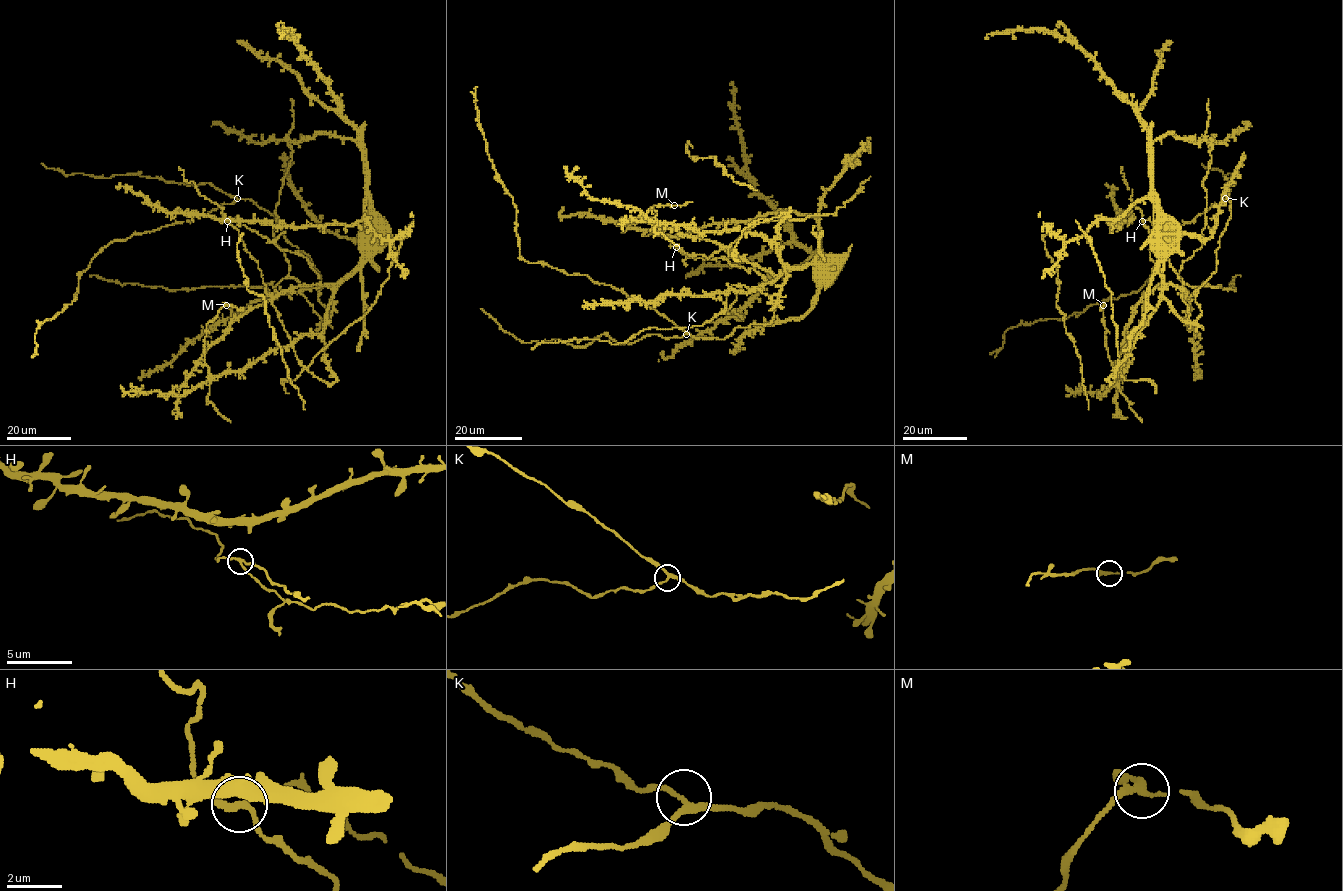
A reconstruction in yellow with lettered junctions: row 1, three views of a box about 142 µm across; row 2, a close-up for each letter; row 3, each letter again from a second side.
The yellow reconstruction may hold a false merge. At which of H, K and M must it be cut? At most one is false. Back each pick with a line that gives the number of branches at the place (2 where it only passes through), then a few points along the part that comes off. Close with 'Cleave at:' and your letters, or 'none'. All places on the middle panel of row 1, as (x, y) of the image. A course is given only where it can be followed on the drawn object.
H: 3 branches meet; foreign part runs (676, 246), (688, 257), (706, 260), (722, 257), (732, 265), (753, 268), (772, 284)
Cleave at: H

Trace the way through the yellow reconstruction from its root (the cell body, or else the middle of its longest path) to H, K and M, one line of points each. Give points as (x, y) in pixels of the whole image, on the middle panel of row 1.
H: (827, 263), (810, 262), (772, 274), (742, 261), (723, 247), (707, 260), (702, 255), (692, 256), (676, 246)
K: (827, 263), (786, 268), (781, 308), (771, 301), (770, 323), (736, 328), (723, 339), (686, 334)
M: (827, 263), (787, 267), (761, 236), (695, 232), (659, 223), (651, 213), (655, 206), (674, 206)

